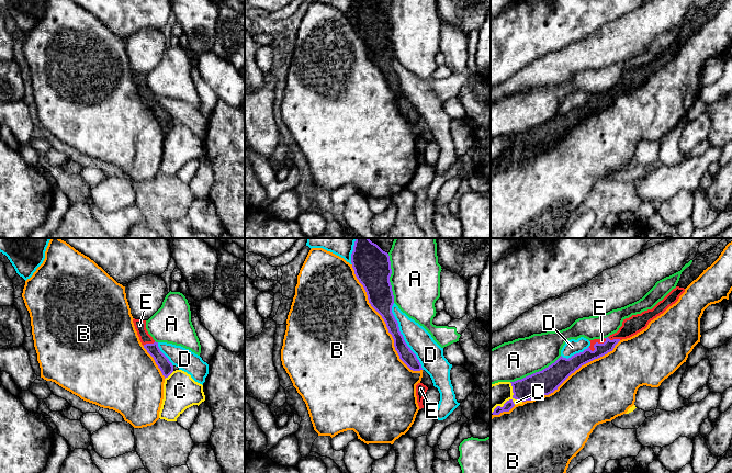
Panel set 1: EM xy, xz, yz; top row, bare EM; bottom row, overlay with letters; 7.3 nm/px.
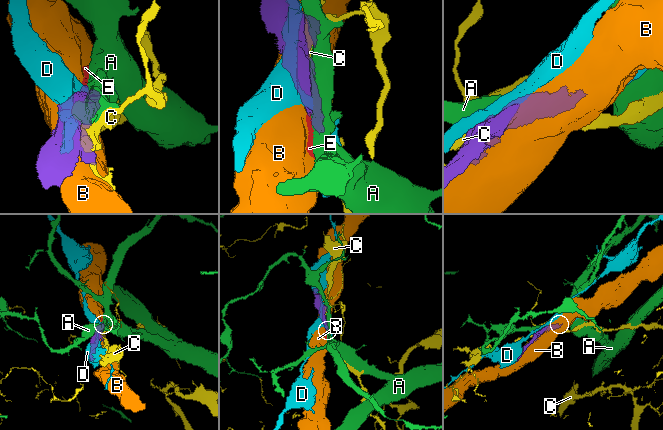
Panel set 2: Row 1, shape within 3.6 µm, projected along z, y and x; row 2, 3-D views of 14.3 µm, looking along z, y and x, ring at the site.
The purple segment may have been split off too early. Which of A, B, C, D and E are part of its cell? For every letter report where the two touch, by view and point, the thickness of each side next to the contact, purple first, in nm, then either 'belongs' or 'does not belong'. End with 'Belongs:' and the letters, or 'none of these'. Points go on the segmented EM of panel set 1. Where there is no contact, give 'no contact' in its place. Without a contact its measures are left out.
A: contact yz (536, 372); calibres 180 and 280 nm; does not belong
B: contact xz (385, 323); calibres 190 and 500 nm; does not belong
C: contact yz (509, 400); calibres 70 and 170 nm; does not belong
D: contact xz (402, 336); calibres 110 and 190 nm; does not belong
E: contact yz (595, 344); calibres 110 and 50 nm; belongs
Belongs: E

